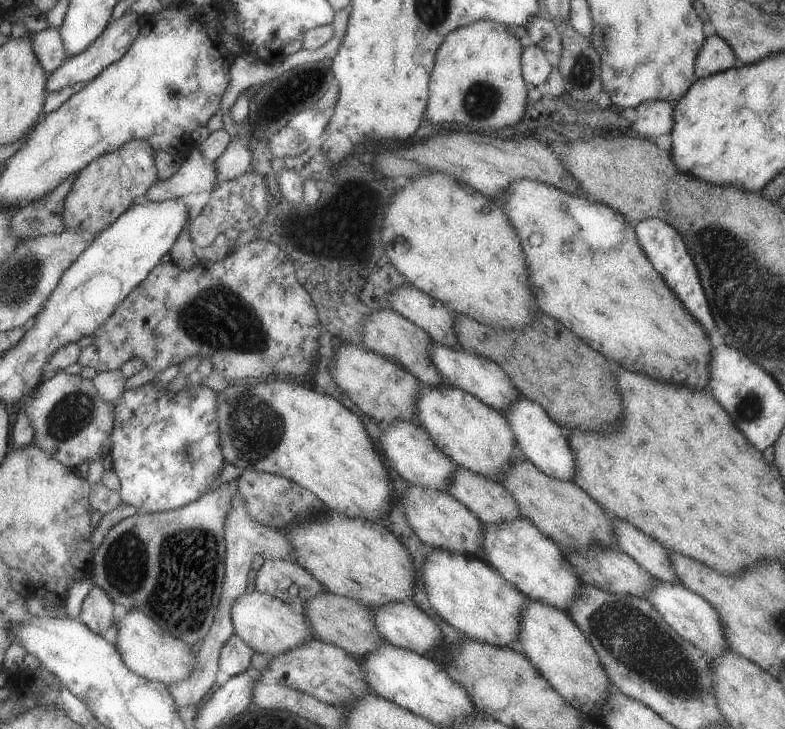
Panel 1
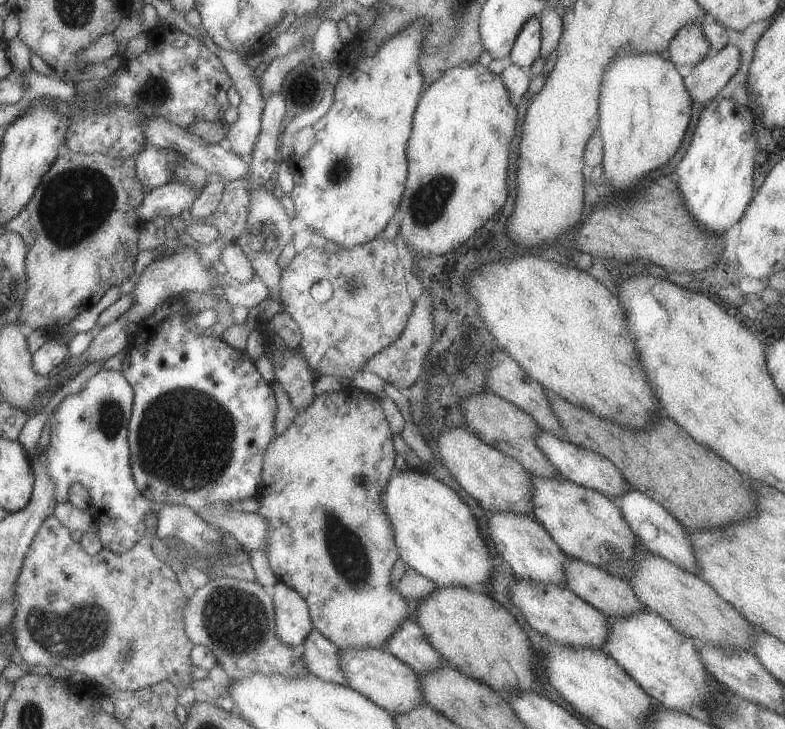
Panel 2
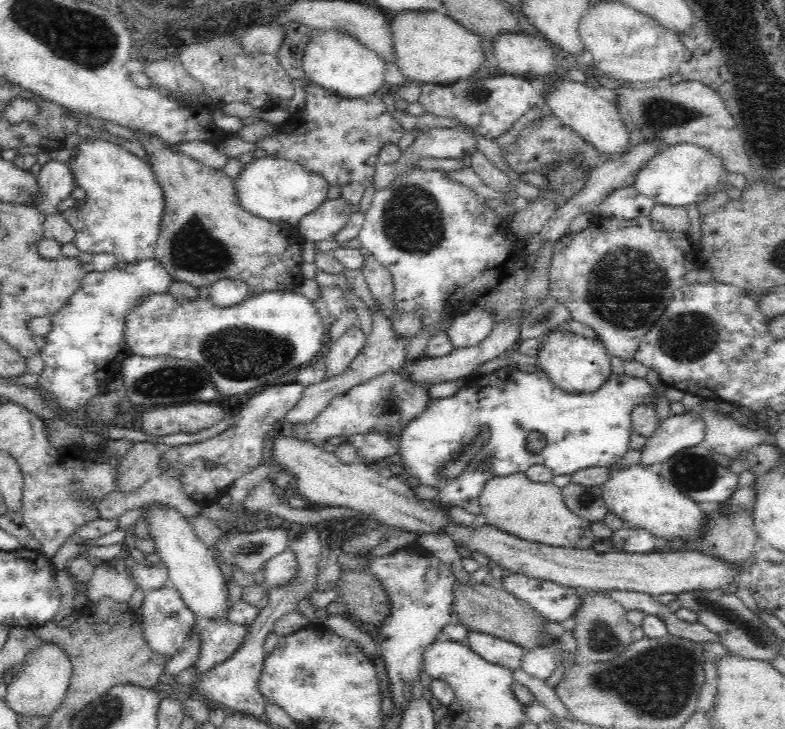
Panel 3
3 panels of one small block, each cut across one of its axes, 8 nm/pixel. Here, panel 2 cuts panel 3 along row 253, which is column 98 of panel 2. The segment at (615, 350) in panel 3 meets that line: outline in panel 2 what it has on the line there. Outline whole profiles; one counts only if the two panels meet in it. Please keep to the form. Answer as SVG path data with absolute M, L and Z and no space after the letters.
M51 515L39 525L38 531L35 533L29 548L25 551L20 571L18 572L16 582L17 590L15 590L15 612L13 613L13 626L15 626L15 649L21 656L21 660L29 667L33 665L45 666L51 669L55 666L61 666L71 674L80 673L88 678L88 683L100 685L106 688L108 692L125 692L136 691L147 686L153 686L158 682L171 682L178 689L187 688L193 681L191 676L190 650L193 642L187 638L185 634L185 626L183 626L183 612L187 599L183 596L183 591L179 588L177 577L173 570L160 561L152 552L149 545L135 544L131 550L123 554L113 554L110 550L102 548L97 554L89 555L80 543L71 540L67 530L55 516Z

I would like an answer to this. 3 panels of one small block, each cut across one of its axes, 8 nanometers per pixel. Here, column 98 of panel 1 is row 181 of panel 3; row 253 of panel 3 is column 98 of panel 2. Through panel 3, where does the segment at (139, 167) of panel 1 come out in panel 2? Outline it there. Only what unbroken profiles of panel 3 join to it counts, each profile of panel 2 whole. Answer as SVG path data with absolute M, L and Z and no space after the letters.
M68 152L55 159L55 162L47 168L47 172L43 174L33 196L27 201L27 204L21 208L21 212L12 218L5 224L3 230L9 232L16 232L21 236L27 252L24 260L25 267L25 282L27 282L27 290L23 294L23 300L21 300L21 306L19 306L19 314L17 314L17 325L26 325L31 330L41 330L48 333L48 335L57 335L63 326L67 325L77 314L91 308L95 304L103 293L111 286L119 286L127 280L130 275L133 274L135 256L139 252L137 248L137 235L143 229L144 224L137 218L135 214L135 208L141 204L143 200L143 190L141 190L141 183L135 176L135 155L127 158L116 159L108 157L107 155L97 154L79 154L75 152Z

